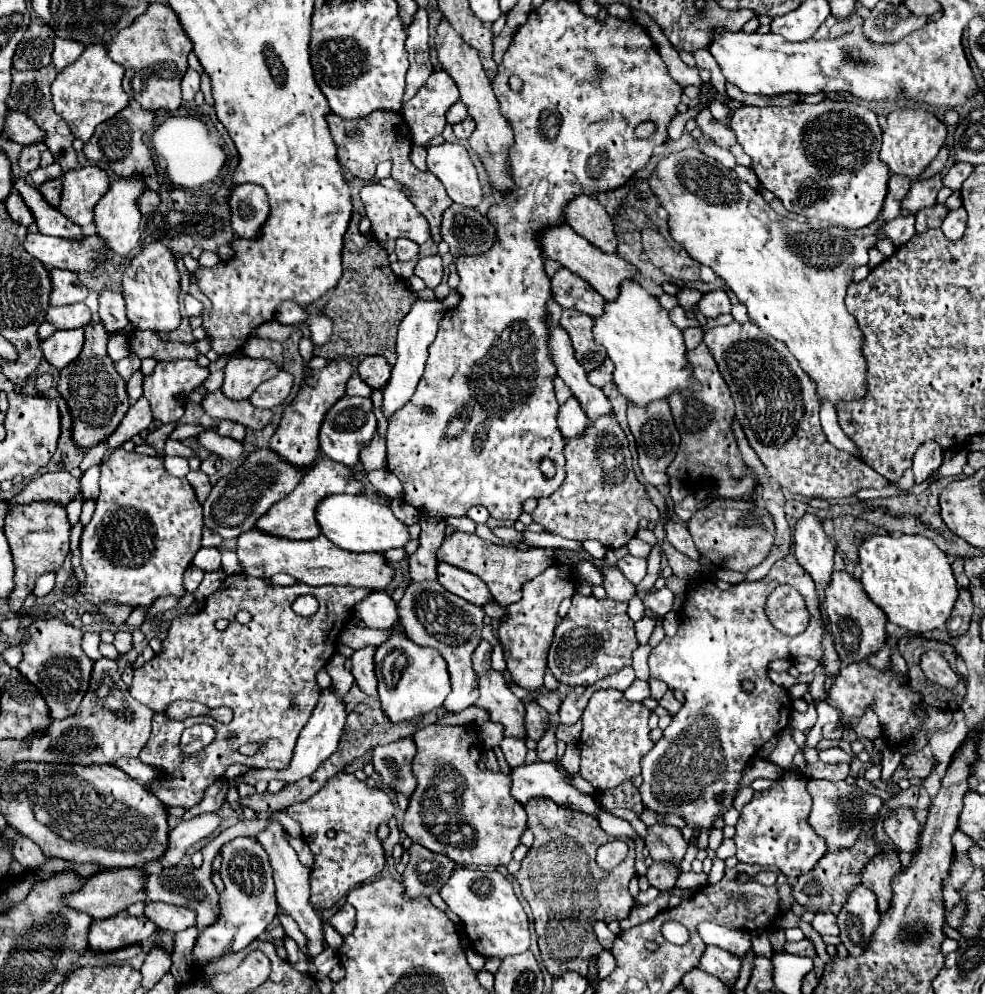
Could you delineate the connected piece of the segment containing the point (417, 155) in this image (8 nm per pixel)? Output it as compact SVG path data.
M414 144L413 149L411 150L410 159L413 161L413 164L421 171L428 170L426 157L426 148Z

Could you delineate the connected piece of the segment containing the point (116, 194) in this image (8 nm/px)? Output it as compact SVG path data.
M123 179L123 181L115 181L111 183L109 191L97 201L95 205L95 227L97 227L97 235L101 239L105 239L107 247L119 255L119 257L127 257L139 243L139 221L141 221L141 213L135 205L137 197L143 191L143 181L141 179Z

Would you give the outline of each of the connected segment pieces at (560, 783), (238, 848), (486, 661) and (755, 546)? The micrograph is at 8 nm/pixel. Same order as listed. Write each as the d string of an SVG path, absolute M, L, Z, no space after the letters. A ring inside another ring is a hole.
M535 761L531 765L513 767L511 769L511 779L513 779L511 795L523 807L533 797L553 797L553 801L557 801L557 805L561 807L591 813L599 817L603 811L597 807L593 797L587 797L579 793L577 789L573 789L569 783L565 783L563 773L567 771L561 767L559 761L553 761L553 763Z
M237 837L221 847L223 865L221 879L225 889L219 893L219 917L213 925L205 927L193 947L193 967L201 969L209 961L221 959L227 953L237 953L255 941L277 917L279 905L273 891L273 877L267 853L255 837Z
M481 641L475 649L473 667L479 677L479 699L475 705L487 709L491 721L503 723L505 735L525 739L525 705L507 689L503 675L491 667L491 645L487 641Z
M719 499L713 501L709 507L699 509L689 519L687 529L701 555L709 557L715 565L725 563L725 567L739 567L741 563L741 569L731 569L741 573L747 573L751 567L759 565L769 555L775 535L773 519L765 507L757 505L757 513L755 513L755 503L737 501L737 499Z

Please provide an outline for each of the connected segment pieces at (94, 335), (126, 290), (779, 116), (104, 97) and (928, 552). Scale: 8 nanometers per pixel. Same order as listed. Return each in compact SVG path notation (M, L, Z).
M101 321L87 323L83 331L85 331L83 351L69 367L61 369L57 389L61 397L65 397L73 413L73 441L79 447L89 449L95 443L105 441L117 429L117 425L121 423L121 419L129 409L129 397L125 391L123 377L117 373L115 363L107 355L109 335L101 325Z
M161 241L147 245L125 269L121 283L123 283L123 299L127 305L127 317L137 329L149 329L159 333L159 331L173 331L179 327L181 283L177 259L169 247L165 247Z
M823 99L821 103L793 103L791 107L751 107L745 105L737 109L731 117L731 129L735 131L739 145L751 157L753 169L761 185L779 197L787 211L803 215L807 219L815 217L819 221L839 225L845 229L861 229L873 223L883 207L889 167L879 159L881 129L877 115L857 103Z
M105 45L87 47L73 65L57 73L57 79L51 85L53 105L57 115L69 125L73 137L87 143L99 123L111 119L113 115L117 115L121 109L129 105L129 97L121 87L123 75L125 75L125 69L119 63L109 59Z
M873 535L865 539L859 547L859 565L863 569L861 573L861 585L869 599L879 605L887 619L899 627L905 627L913 633L927 633L933 629L939 629L947 623L951 609L957 601L957 583L949 565L947 555L931 541L921 535Z

